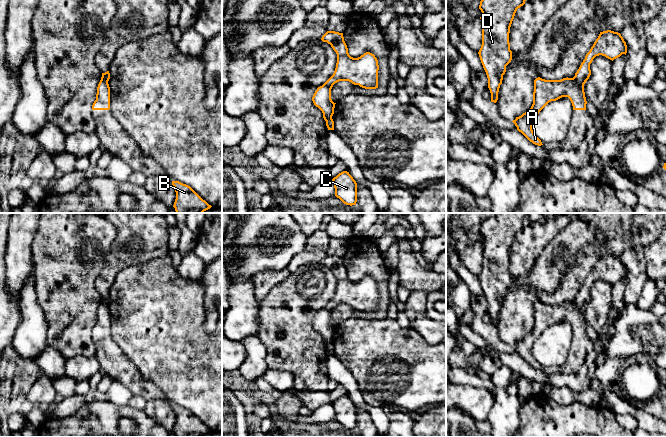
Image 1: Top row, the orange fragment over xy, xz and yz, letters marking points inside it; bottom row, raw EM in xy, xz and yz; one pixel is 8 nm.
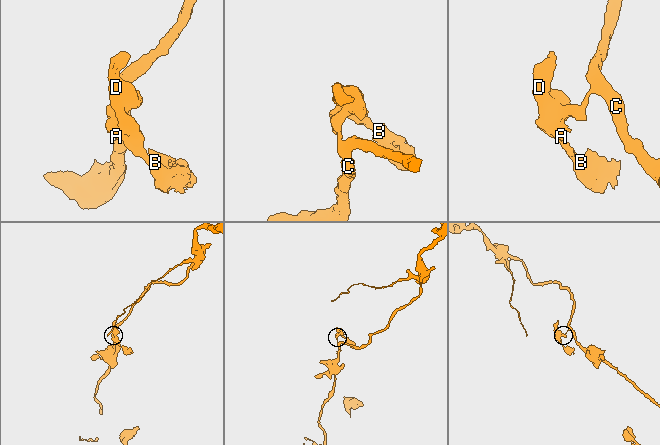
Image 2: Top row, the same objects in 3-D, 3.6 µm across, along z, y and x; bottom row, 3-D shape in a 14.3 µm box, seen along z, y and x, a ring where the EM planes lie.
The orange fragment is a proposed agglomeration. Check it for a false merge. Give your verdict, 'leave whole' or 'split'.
split

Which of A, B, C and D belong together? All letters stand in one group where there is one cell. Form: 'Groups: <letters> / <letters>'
Groups: A B D / C

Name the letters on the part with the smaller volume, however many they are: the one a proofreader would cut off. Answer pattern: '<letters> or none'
A, B, D

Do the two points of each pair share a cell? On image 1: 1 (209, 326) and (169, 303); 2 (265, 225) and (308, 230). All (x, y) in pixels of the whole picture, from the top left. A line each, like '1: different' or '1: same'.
1: different
2: different

